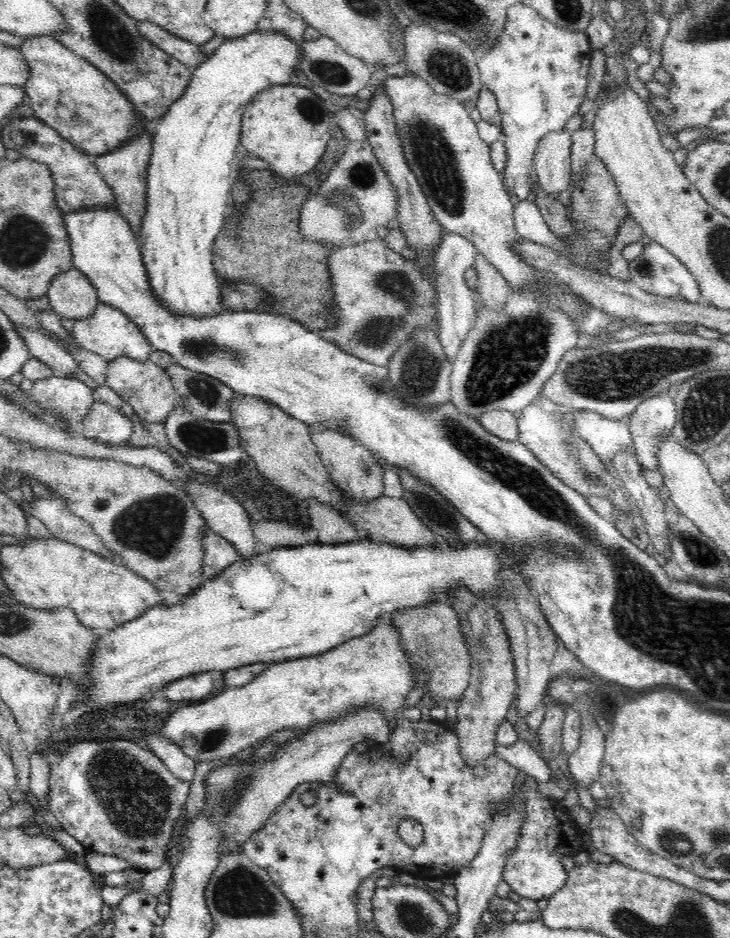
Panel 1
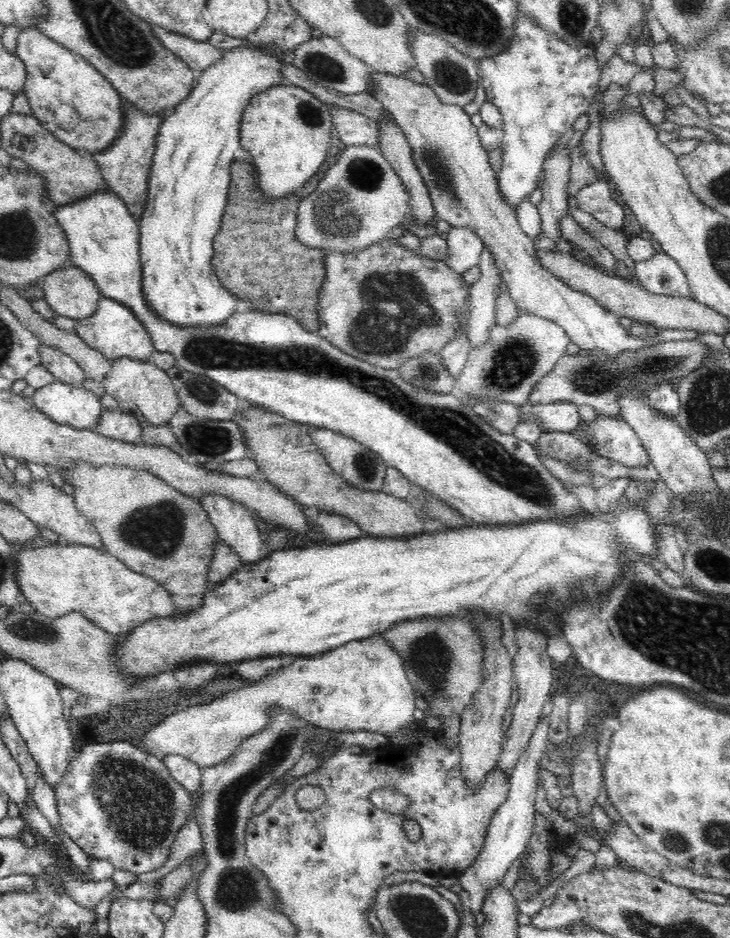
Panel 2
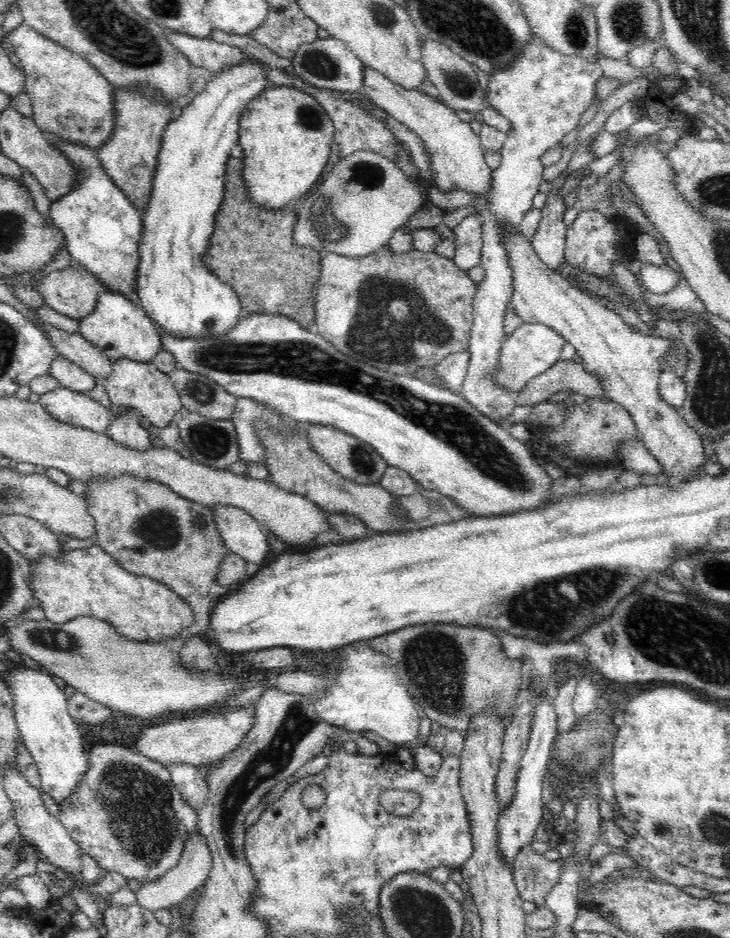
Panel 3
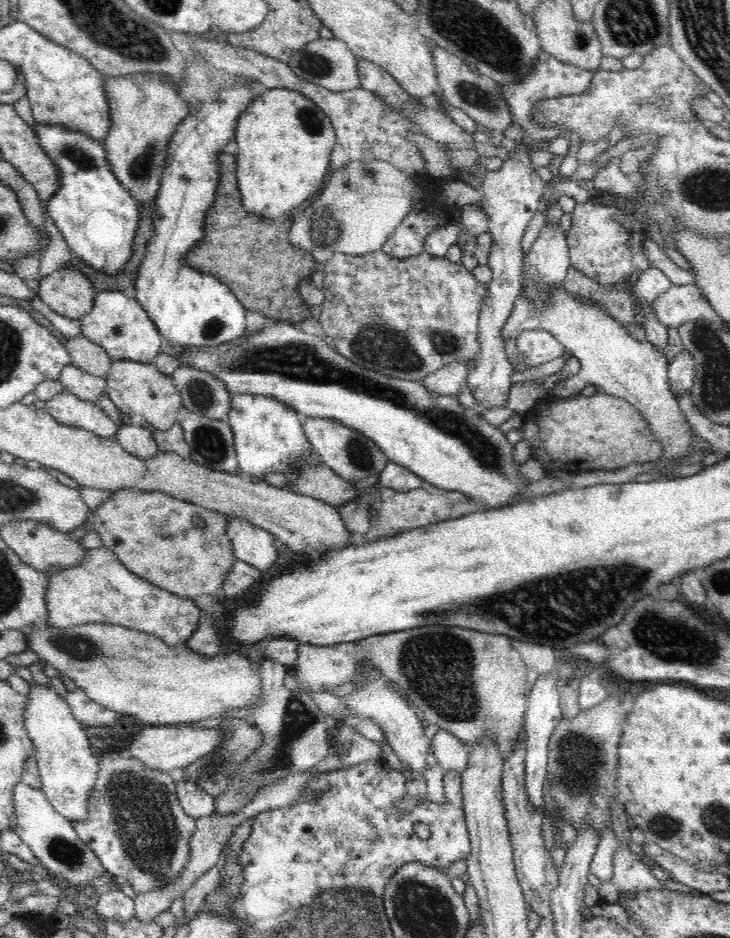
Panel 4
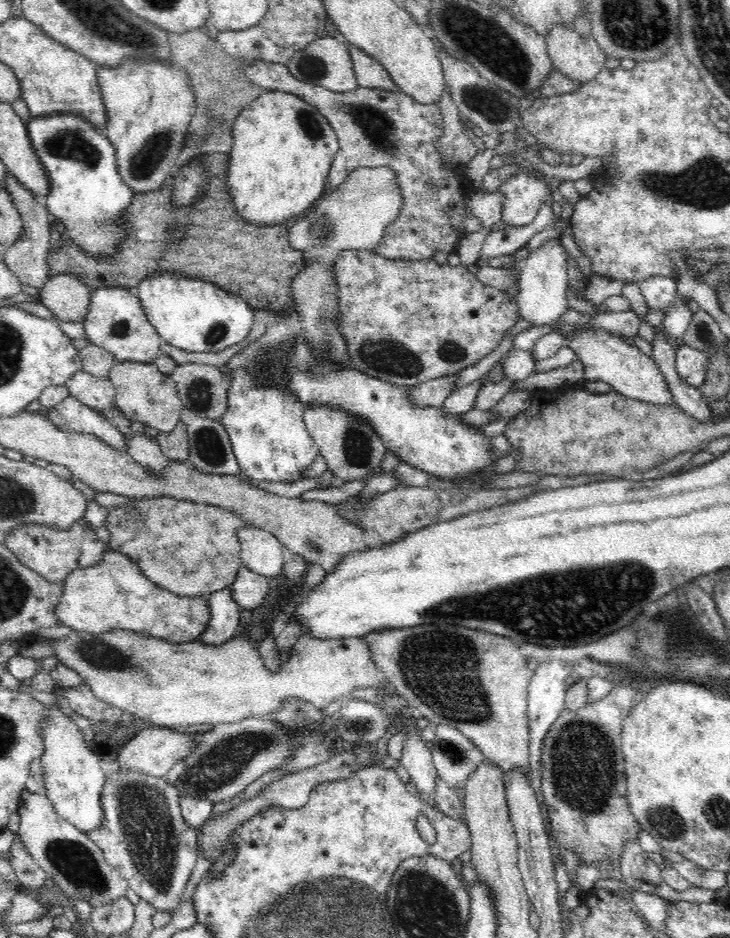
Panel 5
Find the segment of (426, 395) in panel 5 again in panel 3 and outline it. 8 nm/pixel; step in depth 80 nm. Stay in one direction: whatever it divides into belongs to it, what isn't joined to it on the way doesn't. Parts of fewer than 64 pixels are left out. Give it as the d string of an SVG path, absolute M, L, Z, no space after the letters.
M467 350L454 352L446 356L434 369L437 380L440 380L440 387L458 394L463 388L464 379L467 375L471 354Z

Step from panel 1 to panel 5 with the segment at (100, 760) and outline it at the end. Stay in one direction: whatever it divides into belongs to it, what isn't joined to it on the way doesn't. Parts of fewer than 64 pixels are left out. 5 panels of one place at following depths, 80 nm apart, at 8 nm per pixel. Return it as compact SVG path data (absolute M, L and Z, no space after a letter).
M119 767L110 778L106 778L101 799L104 809L102 824L96 830L86 832L86 835L104 851L104 857L108 859L110 866L118 870L141 900L149 902L160 912L174 916L174 912L182 904L180 900L194 872L198 855L197 829L189 826L184 820L178 790L162 776L148 776Z

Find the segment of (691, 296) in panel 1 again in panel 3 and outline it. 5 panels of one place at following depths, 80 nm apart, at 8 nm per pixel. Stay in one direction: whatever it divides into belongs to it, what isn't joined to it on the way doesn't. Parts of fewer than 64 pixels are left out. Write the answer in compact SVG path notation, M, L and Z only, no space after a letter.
M671 261L664 266L642 263L639 275L646 290L656 294L669 293L681 277L678 267Z

